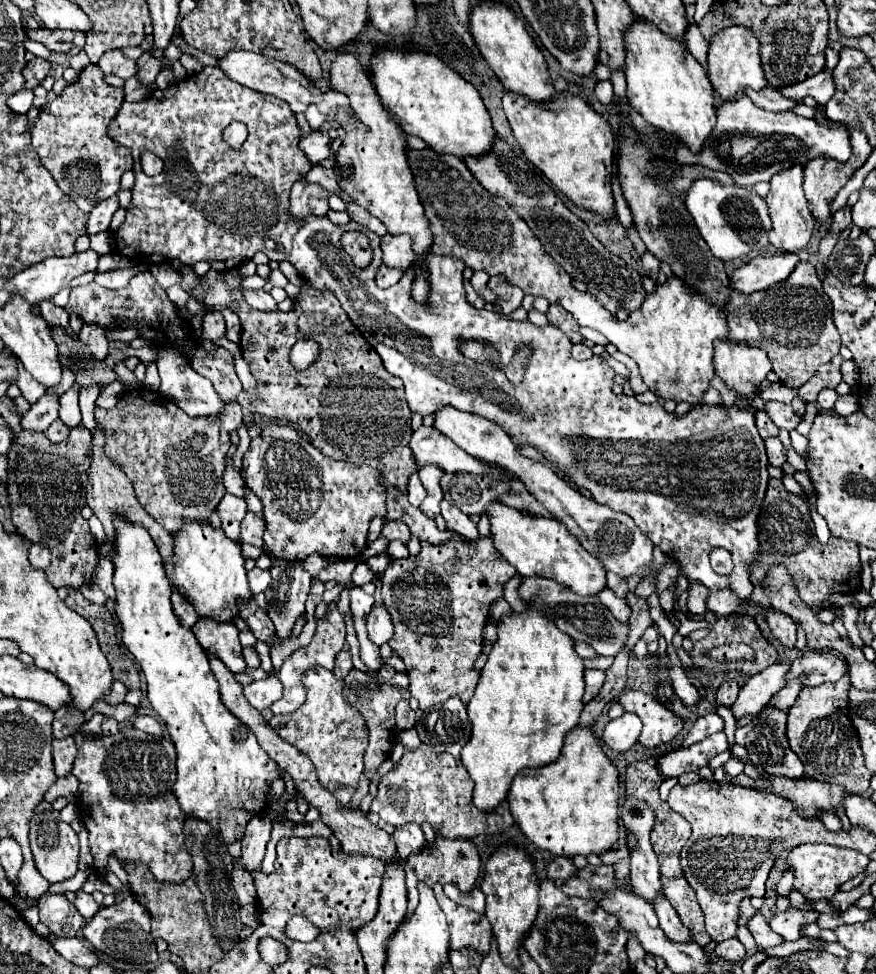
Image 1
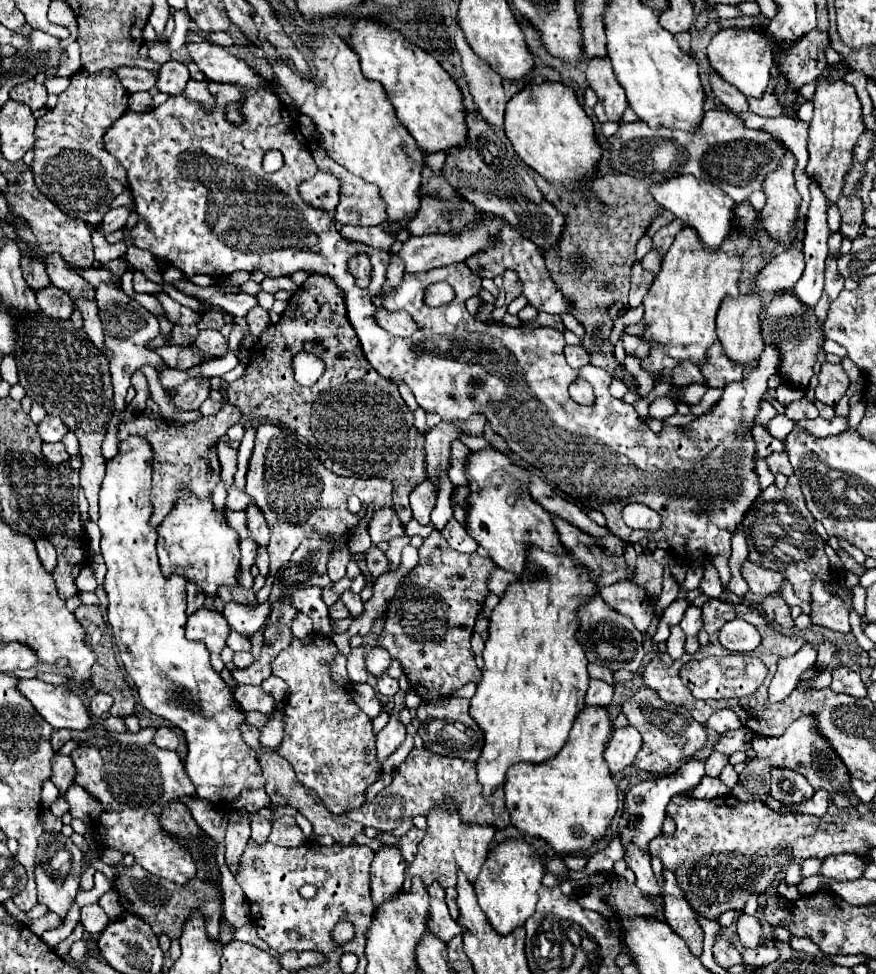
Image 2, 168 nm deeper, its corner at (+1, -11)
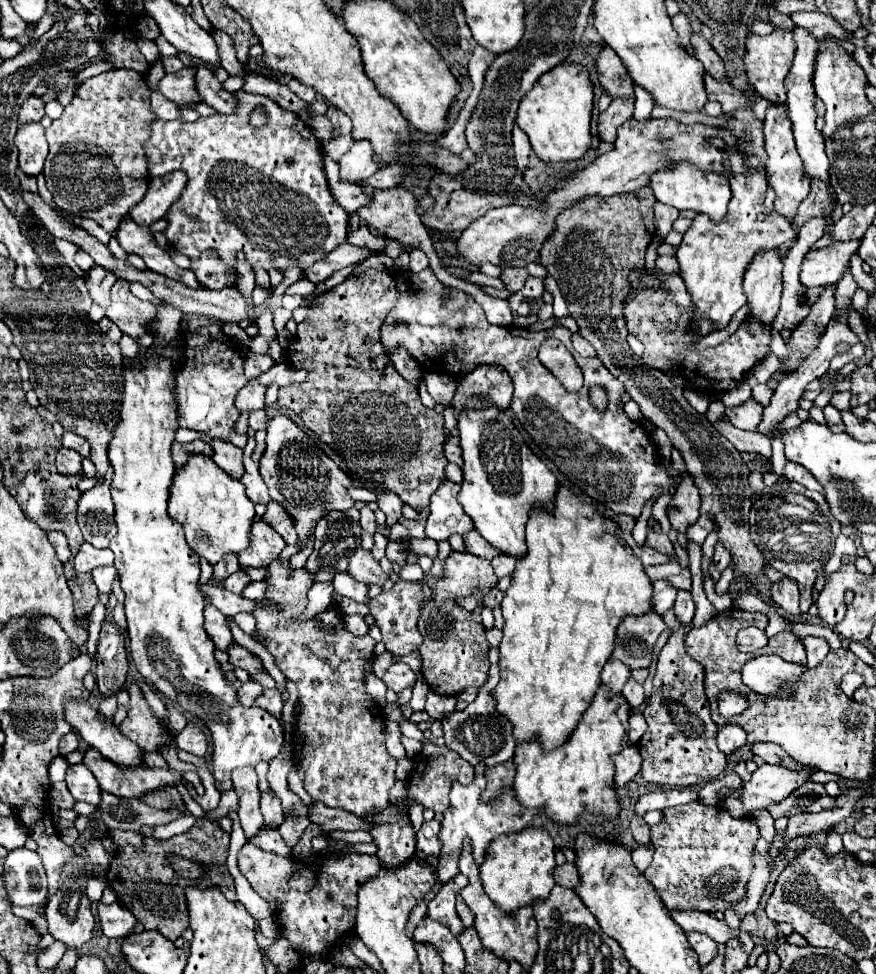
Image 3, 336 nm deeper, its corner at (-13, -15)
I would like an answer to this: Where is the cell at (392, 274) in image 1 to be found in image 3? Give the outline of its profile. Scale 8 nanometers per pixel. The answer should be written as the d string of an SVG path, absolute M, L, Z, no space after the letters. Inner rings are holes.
M414 248L412 252L410 252L410 272L422 272L422 270L426 270L428 268L428 256L422 252L422 250L418 250L418 248Z

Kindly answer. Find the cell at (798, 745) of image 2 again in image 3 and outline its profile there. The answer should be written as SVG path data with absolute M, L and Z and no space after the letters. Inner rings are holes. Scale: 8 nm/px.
M762 764L752 778L742 784L738 796L742 800L742 806L748 812L754 812L758 808L766 808L774 802L782 802L786 796L790 796L798 786L802 786L810 774L810 766L804 766L800 772L792 772L782 766L770 766Z

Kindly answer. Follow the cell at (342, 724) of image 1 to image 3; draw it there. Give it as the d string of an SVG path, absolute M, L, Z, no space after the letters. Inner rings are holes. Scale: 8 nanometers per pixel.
M276 558L276 560L272 560L270 562L270 566L266 566L266 570L268 570L268 576L266 576L266 584L268 584L268 590L266 590L266 594L264 594L264 600L274 600L274 612L270 612L270 610L266 610L266 608L258 608L258 612L254 612L254 618L256 618L256 614L258 614L258 622L256 622L256 632L258 632L258 642L274 656L274 662L276 662L276 666L282 670L282 674L286 676L286 680L290 680L290 682L294 682L296 684L296 688L298 688L298 692L300 692L300 716L298 716L298 724L296 724L296 734L294 734L294 758L298 758L298 766L302 766L304 768L304 774L306 774L306 778L304 778L304 788L306 788L306 792L310 794L310 798L312 800L320 800L320 802L324 802L326 806L330 806L330 808L342 808L342 810L346 810L346 812L352 812L352 814L356 814L356 816L364 816L364 814L368 814L368 812L380 812L380 810L384 810L388 804L390 804L390 798L388 798L388 790L392 788L392 784L394 784L394 770L396 770L396 760L388 754L388 750L386 750L386 746L384 746L384 722L386 722L386 718L384 718L384 714L382 714L382 708L374 702L374 698L366 692L366 686L364 686L364 680L366 680L366 670L364 670L364 666L366 666L366 662L368 660L374 660L374 646L376 646L376 642L366 634L366 636L354 636L354 634L350 634L348 630L346 630L346 626L344 626L344 616L342 616L342 612L338 610L338 606L336 604L332 604L332 606L328 606L326 610L322 610L322 612L318 612L316 616L312 616L312 618L308 618L308 620L298 620L298 616L304 612L304 608L306 608L306 604L308 604L308 590L310 590L310 586L314 584L314 574L310 574L310 572L306 572L306 568L298 568L298 570L294 570L294 568L290 568L290 560L280 560L280 558ZM264 614L270 614L270 624L262 624L264 620Z

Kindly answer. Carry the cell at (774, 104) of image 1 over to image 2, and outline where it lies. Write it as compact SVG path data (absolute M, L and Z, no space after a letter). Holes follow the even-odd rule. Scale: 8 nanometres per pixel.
M714 72L710 74L710 84L712 84L712 90L716 94L716 98L726 104L732 112L740 114L740 112L748 112L748 98L738 90L734 88L732 84L724 82L720 76L716 76Z

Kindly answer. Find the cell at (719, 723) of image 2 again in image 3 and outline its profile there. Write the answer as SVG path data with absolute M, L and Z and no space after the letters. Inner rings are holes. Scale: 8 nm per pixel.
M726 724L726 726L722 726L718 730L718 738L716 740L718 740L718 748L726 756L730 756L732 752L736 752L738 748L742 748L746 744L746 732L736 724Z

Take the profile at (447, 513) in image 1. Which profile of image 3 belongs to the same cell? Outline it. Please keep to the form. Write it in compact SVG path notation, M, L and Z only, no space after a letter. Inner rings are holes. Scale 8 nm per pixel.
M476 530L468 532L466 538L464 538L464 544L466 544L466 550L478 558L486 558L486 560L492 560L494 556L498 556L498 552L492 548L490 542L486 542Z

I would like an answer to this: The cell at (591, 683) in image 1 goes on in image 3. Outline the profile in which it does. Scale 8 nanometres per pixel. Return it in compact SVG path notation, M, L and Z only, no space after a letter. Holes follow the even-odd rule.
M608 660L604 670L602 670L602 682L608 684L614 692L620 692L624 682L630 678L630 668L626 668L626 664L622 664L620 660Z

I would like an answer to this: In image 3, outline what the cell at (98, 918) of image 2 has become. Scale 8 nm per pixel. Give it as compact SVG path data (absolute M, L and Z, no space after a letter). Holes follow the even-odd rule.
M114 902L110 906L98 904L98 916L102 924L102 932L108 938L126 938L134 932L136 918L132 918L132 912L128 908L122 908L122 904Z

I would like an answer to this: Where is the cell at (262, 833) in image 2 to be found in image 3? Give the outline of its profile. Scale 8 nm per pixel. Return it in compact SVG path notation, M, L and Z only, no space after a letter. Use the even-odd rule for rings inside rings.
M264 792L262 794L260 808L262 808L262 816L264 816L266 826L278 828L284 822L284 810L282 810L280 798L274 792Z

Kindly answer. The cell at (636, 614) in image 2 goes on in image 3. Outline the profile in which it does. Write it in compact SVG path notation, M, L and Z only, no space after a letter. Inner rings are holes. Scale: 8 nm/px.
M656 580L654 582L654 612L664 614L674 606L676 600L676 588L668 580Z

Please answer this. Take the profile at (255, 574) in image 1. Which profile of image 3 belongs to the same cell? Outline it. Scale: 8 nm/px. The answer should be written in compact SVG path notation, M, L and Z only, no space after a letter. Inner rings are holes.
M254 522L250 528L250 548L246 552L240 552L240 564L252 566L252 568L262 568L268 566L270 560L278 558L280 552L286 548L286 542L274 528L270 528L264 522Z

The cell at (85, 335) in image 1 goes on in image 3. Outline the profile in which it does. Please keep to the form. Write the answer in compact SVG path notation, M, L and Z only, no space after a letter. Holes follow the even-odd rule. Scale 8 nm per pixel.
M94 266L88 270L88 278L86 278L86 286L90 290L90 296L96 304L100 304L102 308L108 308L110 304L110 288L116 282L116 274L112 274L110 270L102 268L102 266Z

